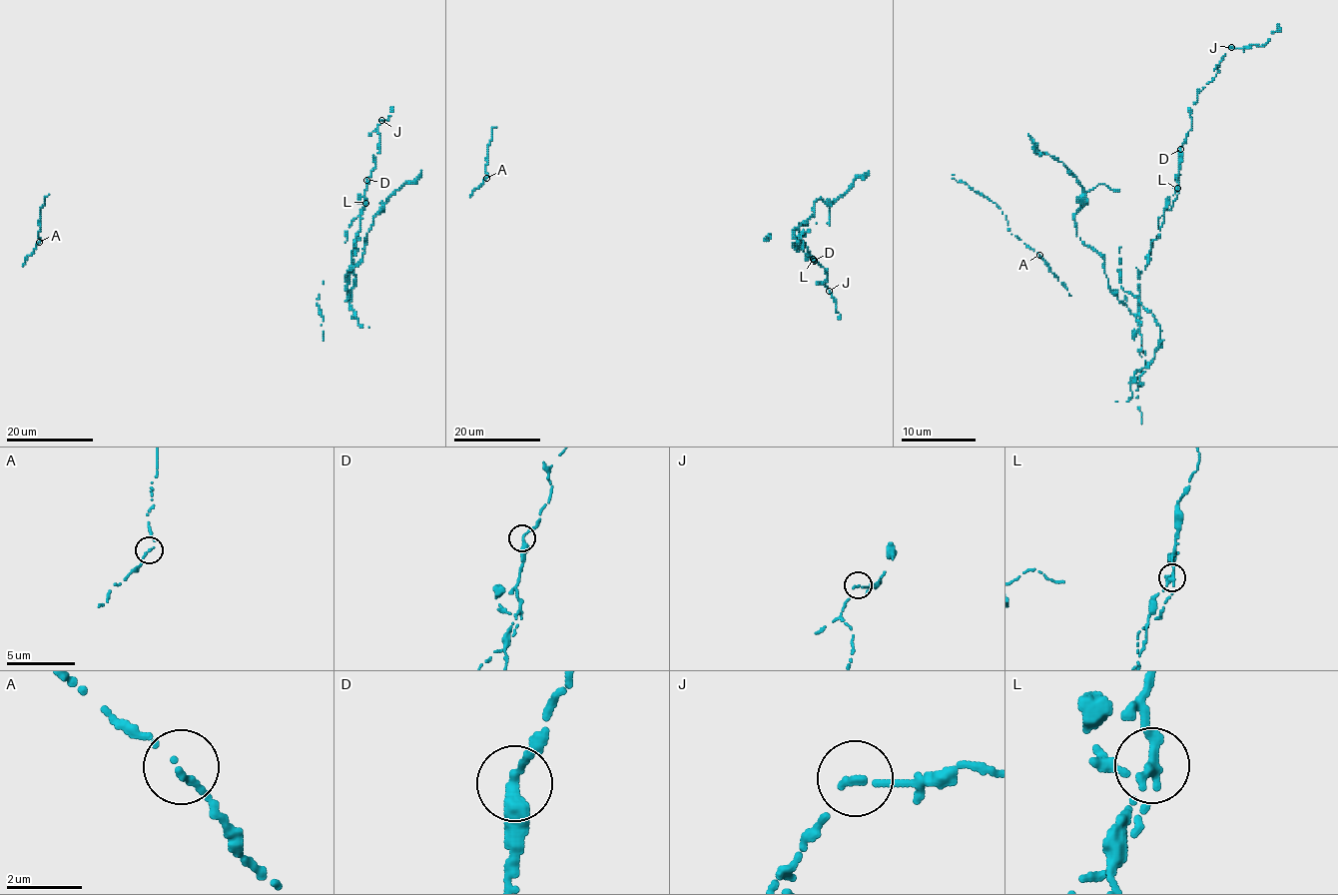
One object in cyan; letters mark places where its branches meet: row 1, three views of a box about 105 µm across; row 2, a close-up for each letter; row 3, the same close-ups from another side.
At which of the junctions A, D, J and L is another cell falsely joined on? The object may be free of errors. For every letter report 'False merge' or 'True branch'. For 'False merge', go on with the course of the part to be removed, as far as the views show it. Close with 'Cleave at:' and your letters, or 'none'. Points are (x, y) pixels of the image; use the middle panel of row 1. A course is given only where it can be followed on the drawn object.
A: True branch
D: True branch
J: True branch
L: False merge. Course of the part to remove: (813, 259), (802, 236), (796, 237), (794, 229), (814, 215), (817, 200), (832, 203), (855, 180), (869, 171)
Cleave at: L

